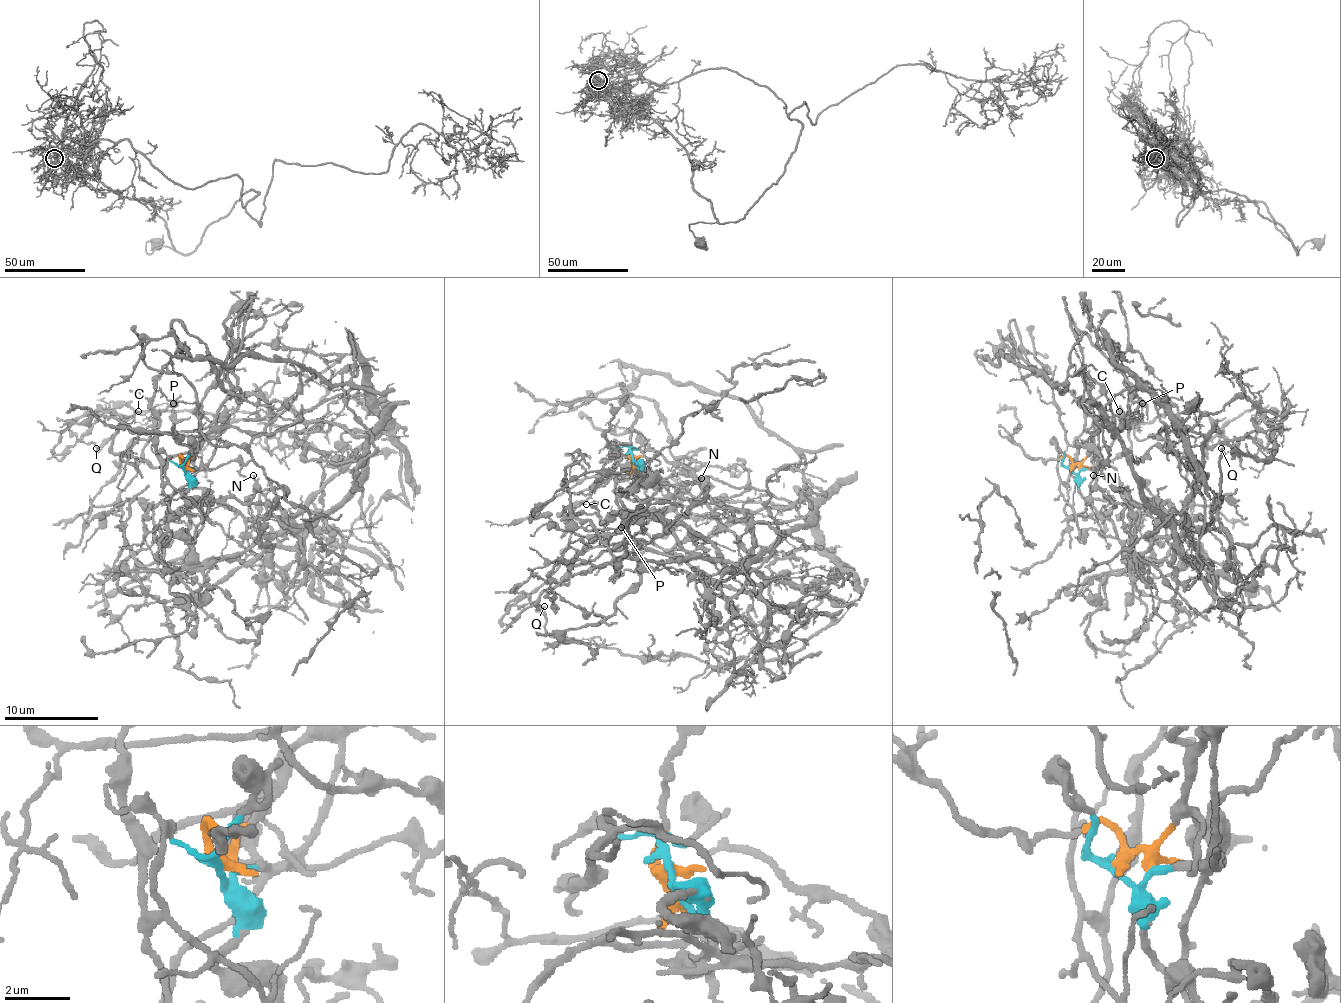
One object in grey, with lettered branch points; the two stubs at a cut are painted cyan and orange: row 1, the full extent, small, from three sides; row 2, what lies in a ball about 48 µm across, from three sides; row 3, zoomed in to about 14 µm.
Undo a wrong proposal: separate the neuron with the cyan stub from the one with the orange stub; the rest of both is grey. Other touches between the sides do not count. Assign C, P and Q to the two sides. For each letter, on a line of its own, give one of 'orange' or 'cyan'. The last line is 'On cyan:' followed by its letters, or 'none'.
C: orange
P: orange
Q: orange
On cyan: none

